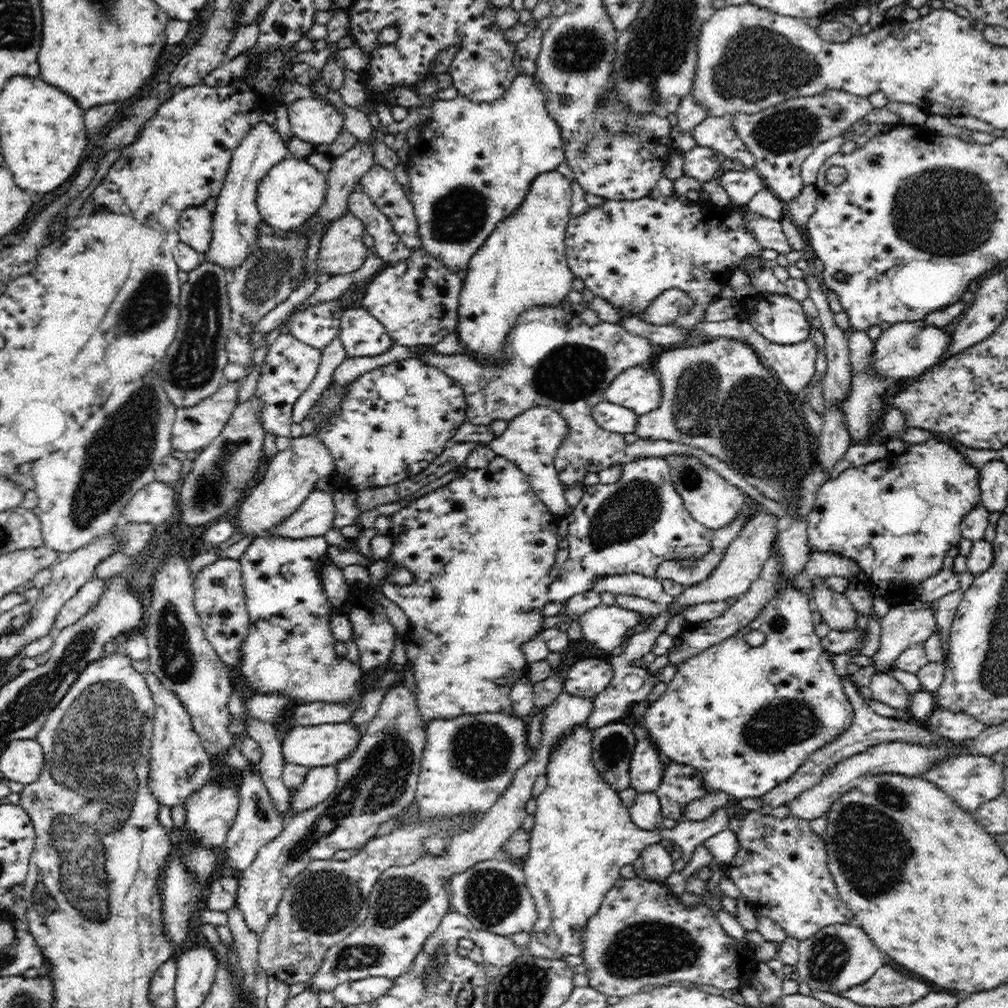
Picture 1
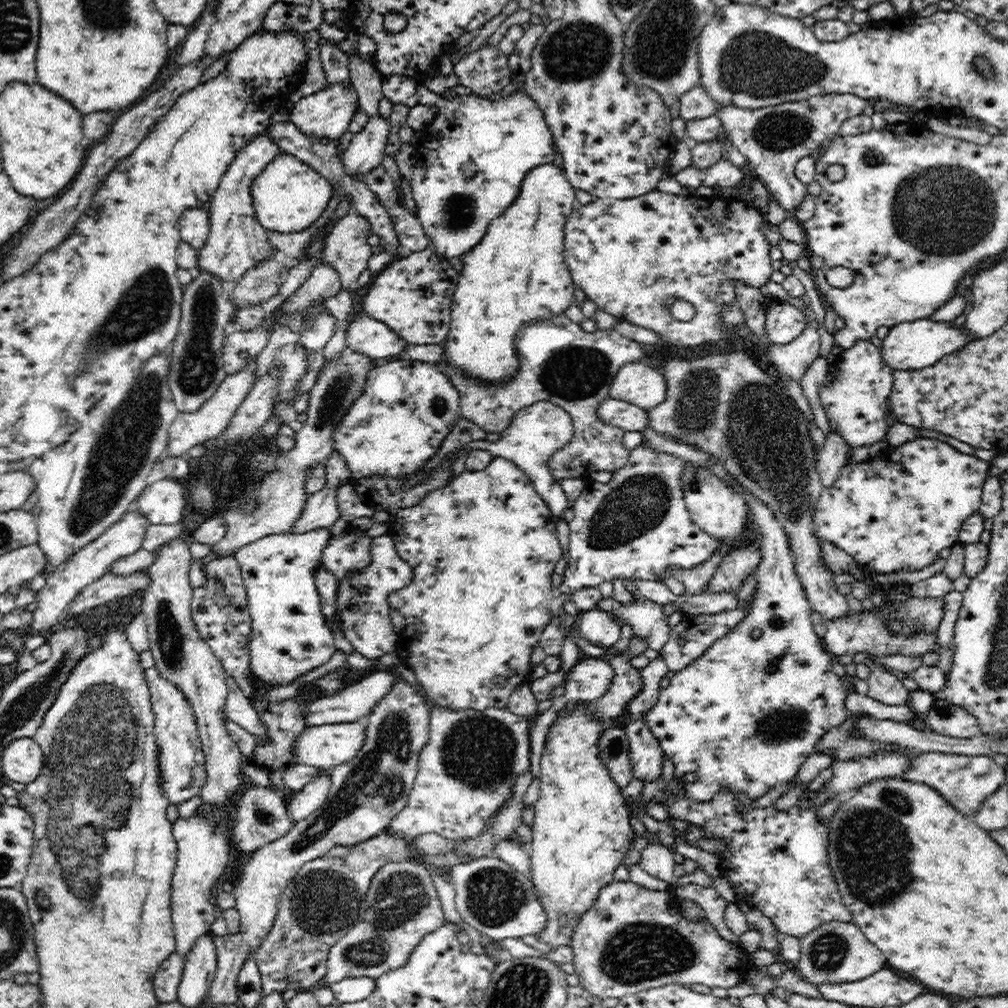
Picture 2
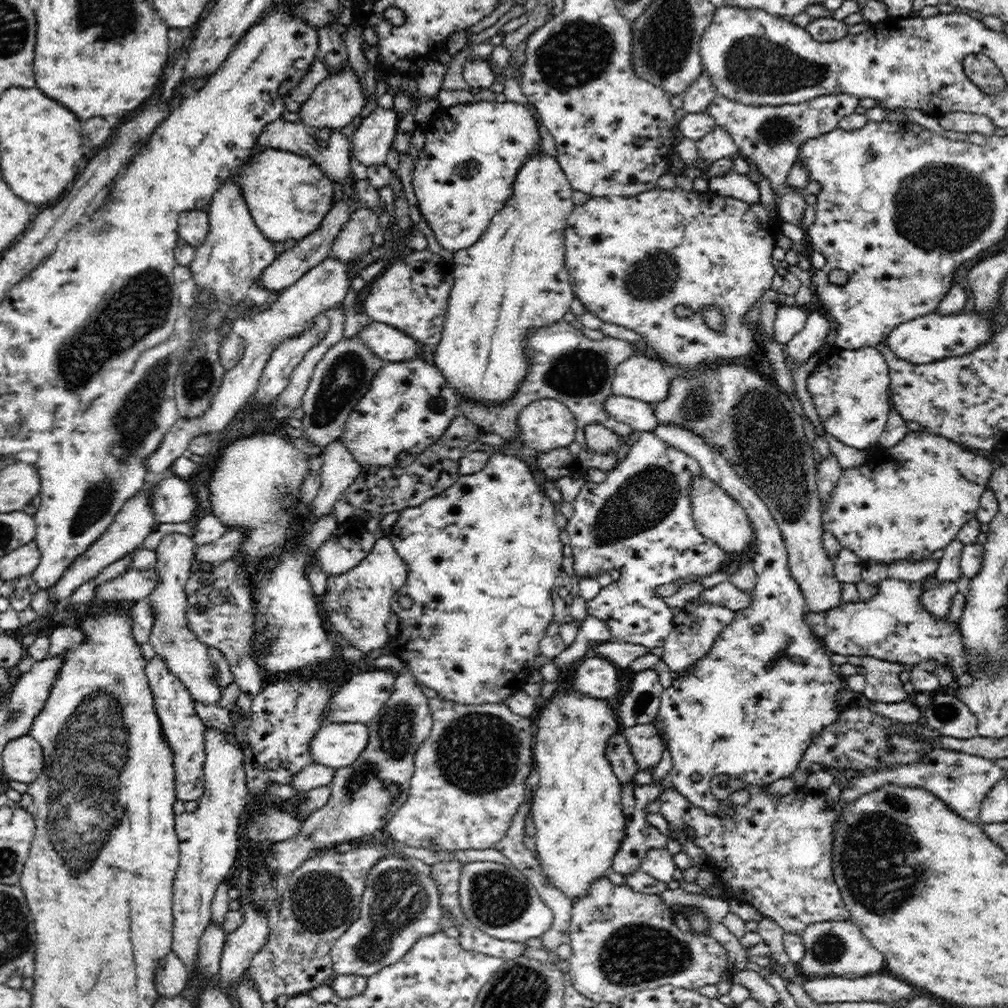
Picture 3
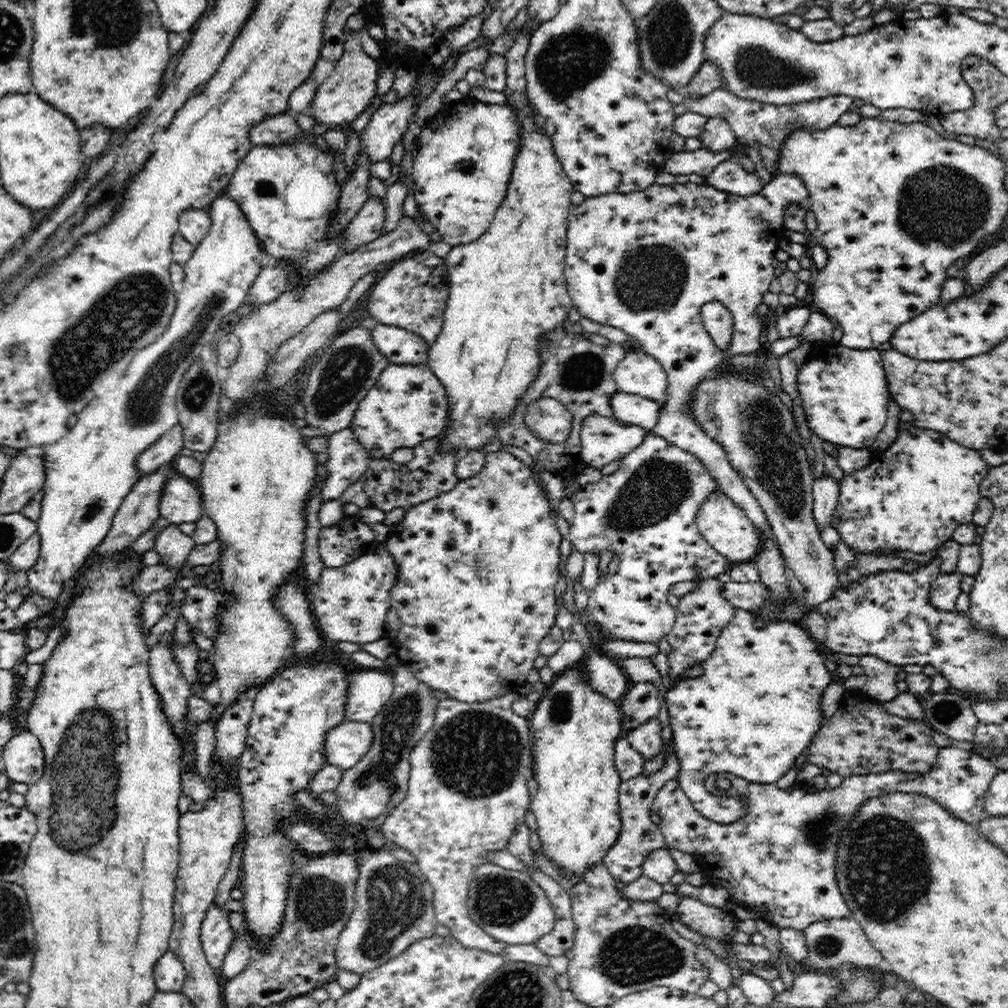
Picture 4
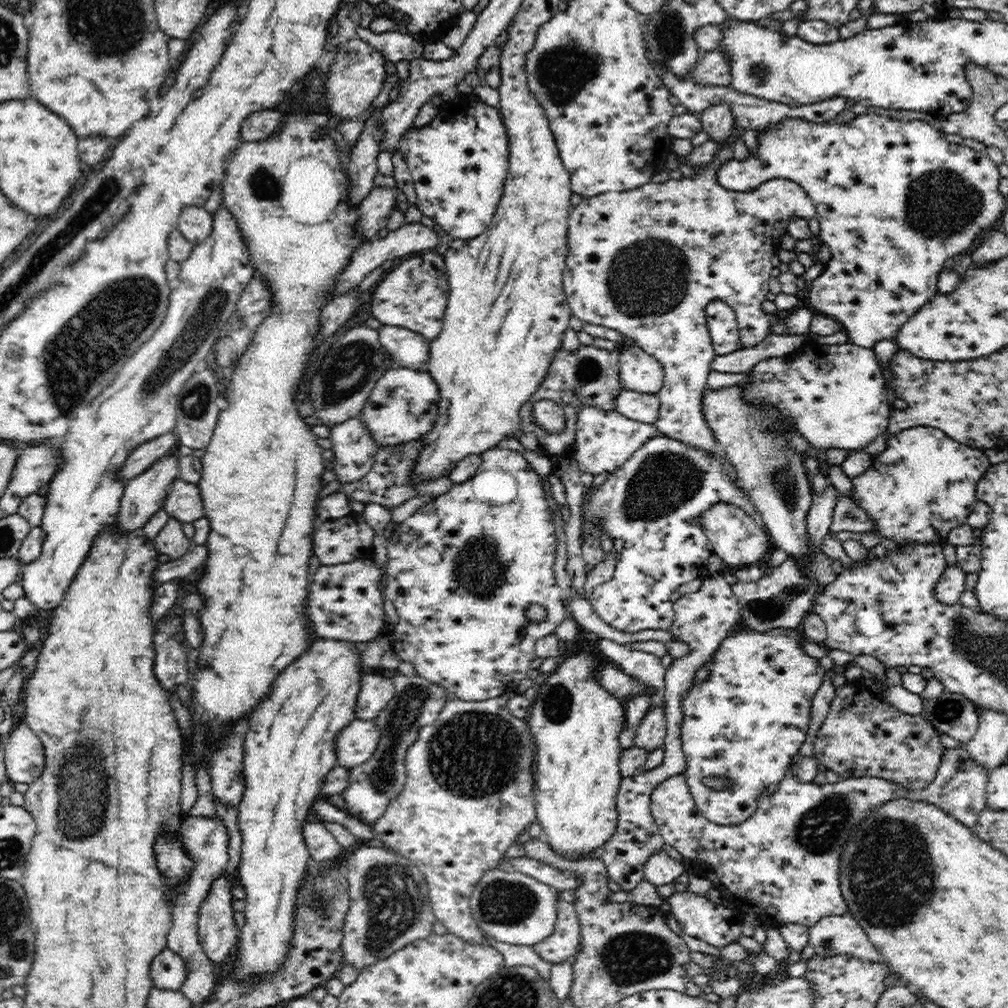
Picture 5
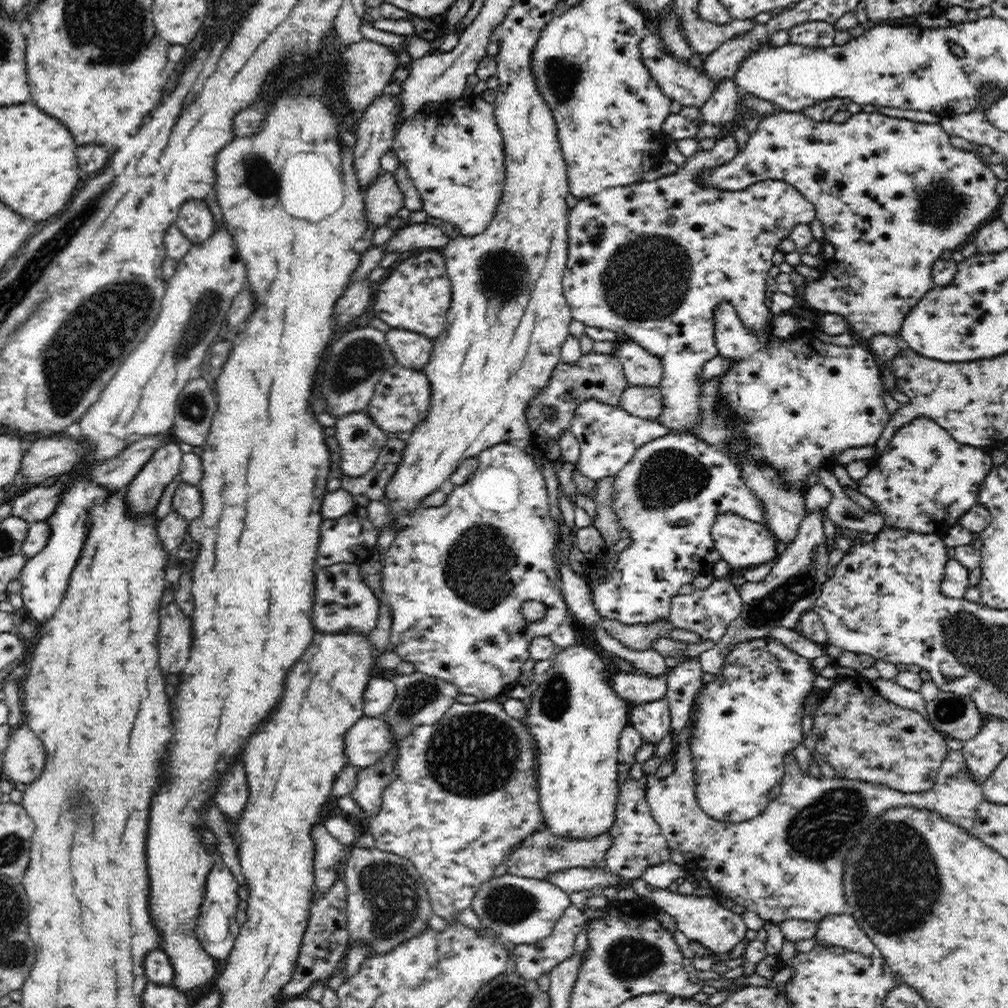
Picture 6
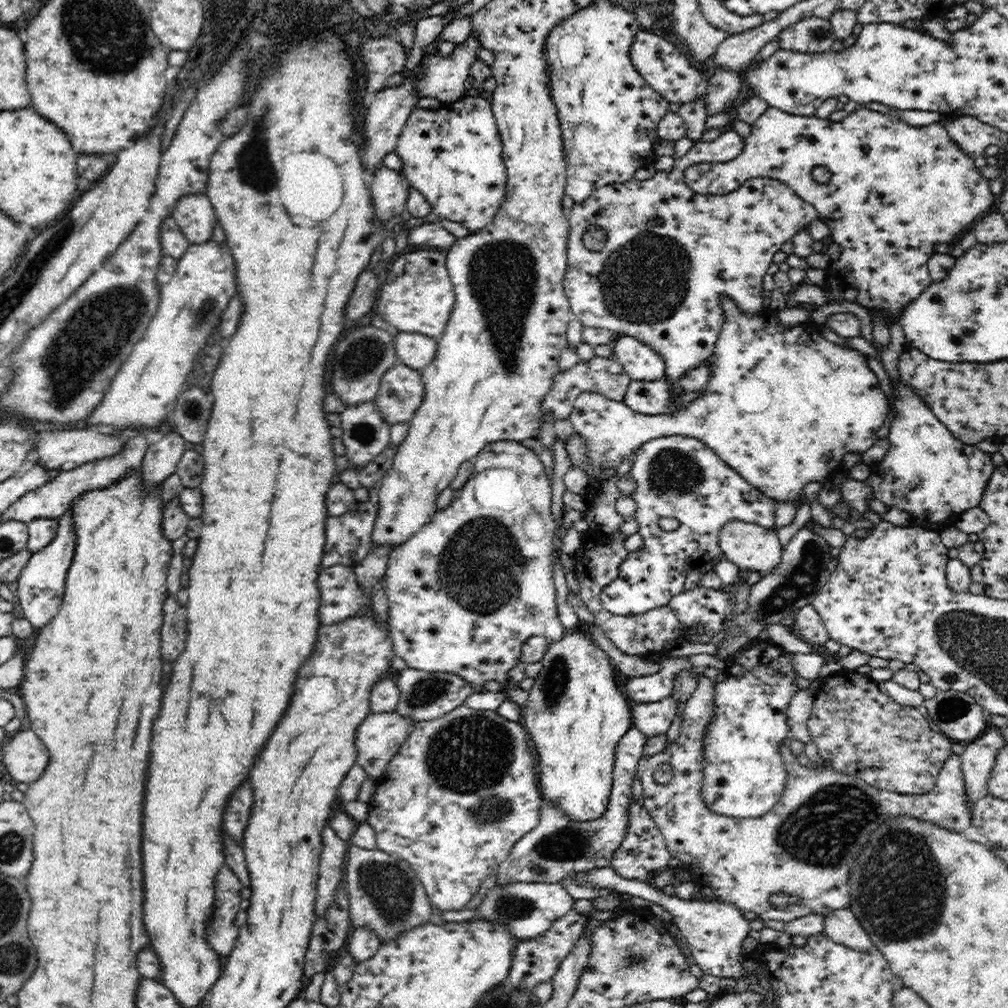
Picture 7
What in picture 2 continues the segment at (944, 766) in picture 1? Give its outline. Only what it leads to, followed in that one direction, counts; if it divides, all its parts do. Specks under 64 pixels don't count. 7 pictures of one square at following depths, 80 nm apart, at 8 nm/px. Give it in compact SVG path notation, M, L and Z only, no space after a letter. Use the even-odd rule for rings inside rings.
M931 752L920 753L918 758L914 760L912 770L908 770L900 777L904 780L923 782L931 786L936 792L947 798L948 802L962 814L972 816L984 800L1004 786L1005 774L1005 768L987 755L971 756Z

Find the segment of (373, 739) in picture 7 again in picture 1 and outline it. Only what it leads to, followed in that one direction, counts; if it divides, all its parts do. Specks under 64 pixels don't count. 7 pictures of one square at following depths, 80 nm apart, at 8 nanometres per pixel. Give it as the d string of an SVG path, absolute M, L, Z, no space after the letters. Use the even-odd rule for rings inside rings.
M334 723L316 726L290 725L280 741L285 763L298 766L329 766L344 761L357 749L361 736L358 726L349 723Z

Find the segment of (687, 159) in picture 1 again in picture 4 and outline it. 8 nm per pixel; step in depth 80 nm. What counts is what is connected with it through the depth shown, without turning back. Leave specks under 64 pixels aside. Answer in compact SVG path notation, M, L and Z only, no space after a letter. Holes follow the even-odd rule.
M709 117L704 130L700 136L704 150L713 154L724 154L724 152L734 152L737 148L736 137L730 125L724 119Z

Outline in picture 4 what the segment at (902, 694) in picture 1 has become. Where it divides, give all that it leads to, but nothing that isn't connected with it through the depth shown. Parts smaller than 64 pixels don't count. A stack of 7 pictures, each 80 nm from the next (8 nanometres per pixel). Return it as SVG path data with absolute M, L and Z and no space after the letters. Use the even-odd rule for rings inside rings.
M871 655L860 657L859 666L864 669L868 678L862 692L880 703L890 702L900 694L896 679L900 671L905 671L907 674L923 672L923 667L918 665L906 665L902 668Z

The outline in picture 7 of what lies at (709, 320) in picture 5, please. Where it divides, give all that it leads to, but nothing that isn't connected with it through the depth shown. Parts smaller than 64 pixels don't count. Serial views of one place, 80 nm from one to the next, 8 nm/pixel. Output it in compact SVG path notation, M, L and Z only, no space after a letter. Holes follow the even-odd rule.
M727 299L722 303L722 313L724 322L713 355L706 362L711 368L711 377L700 390L701 397L674 416L664 413L646 417L629 409L623 400L612 401L592 391L576 398L569 421L576 435L584 439L592 475L601 475L608 469L616 472L624 459L653 438L680 435L701 440L765 496L797 500L808 482L821 483L826 476L843 471L844 454L865 453L877 441L876 433L888 418L888 400L880 389L876 373L868 366L868 355L824 339L819 328L809 321L791 329L780 327L776 319L777 305L765 306L757 317L748 317L734 301Z

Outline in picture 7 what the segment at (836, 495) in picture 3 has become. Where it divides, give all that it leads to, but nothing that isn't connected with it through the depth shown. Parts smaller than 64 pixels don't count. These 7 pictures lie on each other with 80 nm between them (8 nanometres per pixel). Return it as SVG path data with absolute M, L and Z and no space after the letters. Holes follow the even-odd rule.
M899 383L895 386L894 392L896 395L894 406L897 407L897 413L890 426L888 448L884 452L884 458L870 467L871 473L864 483L872 491L871 498L883 502L887 510L896 507L907 512L912 518L912 526L939 531L953 523L954 518L966 510L979 506L995 466L991 454L979 449L978 445L964 444L952 435L932 410L924 405L924 401L912 393L914 389Z

